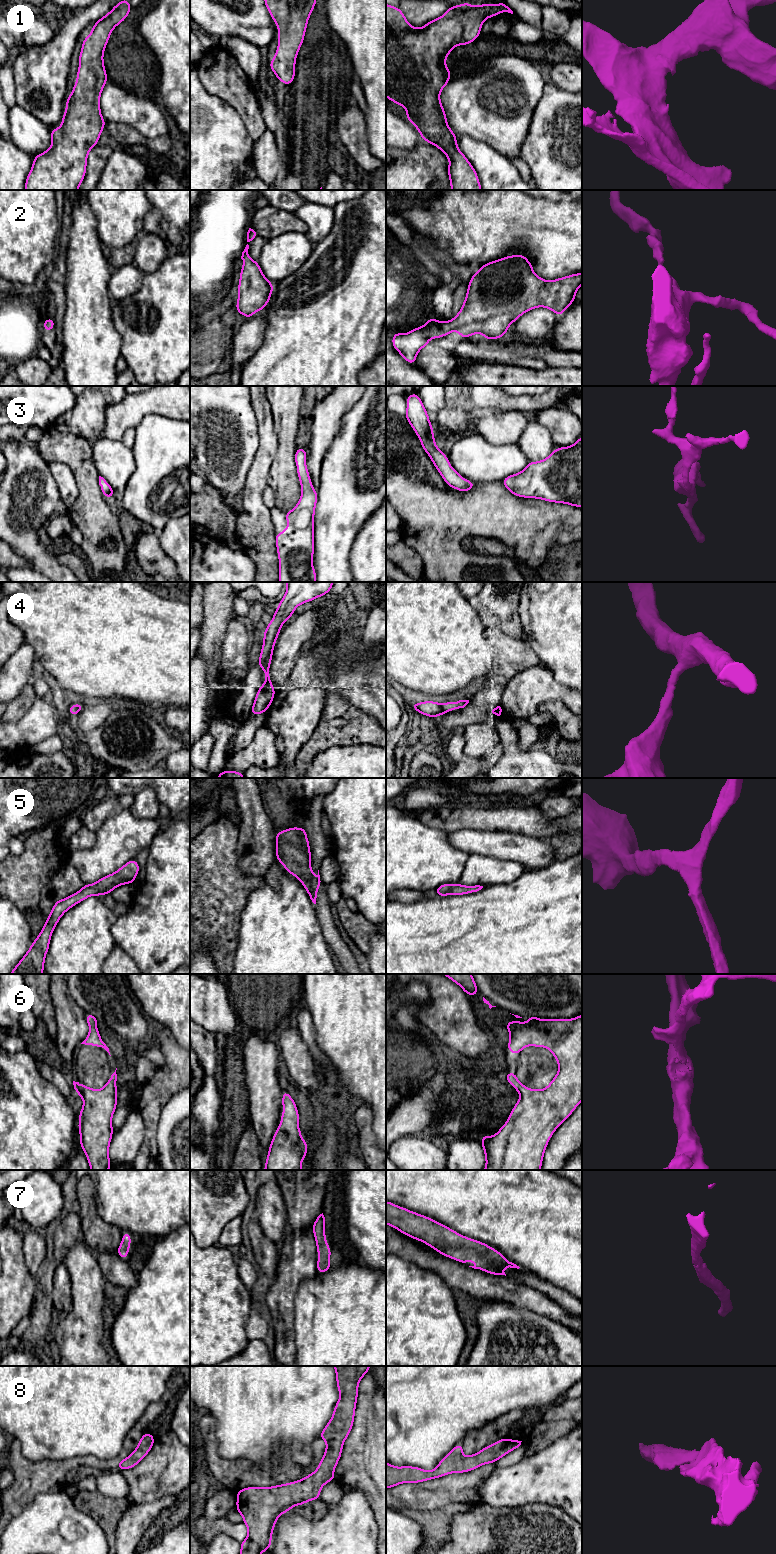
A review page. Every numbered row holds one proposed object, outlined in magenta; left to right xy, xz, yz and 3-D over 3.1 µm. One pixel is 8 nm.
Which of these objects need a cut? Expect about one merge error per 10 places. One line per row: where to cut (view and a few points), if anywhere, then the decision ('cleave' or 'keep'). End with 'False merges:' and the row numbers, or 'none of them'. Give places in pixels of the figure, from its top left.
1: cut none; keep
2: cut none; keep
3: cut none; keep
4: cut none; keep
5: cut none; keep
6: cut none; keep
7: cut none; keep
8: cut none; keep
False merges: none of them

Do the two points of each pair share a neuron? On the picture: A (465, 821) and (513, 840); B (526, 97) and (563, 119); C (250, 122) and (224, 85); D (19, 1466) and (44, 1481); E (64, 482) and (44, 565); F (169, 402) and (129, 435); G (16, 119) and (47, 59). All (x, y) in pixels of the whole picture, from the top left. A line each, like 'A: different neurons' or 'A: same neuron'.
A: different neurons
B: different neurons
C: same neuron
D: same neuron
E: different neurons
F: different neurons
G: different neurons

